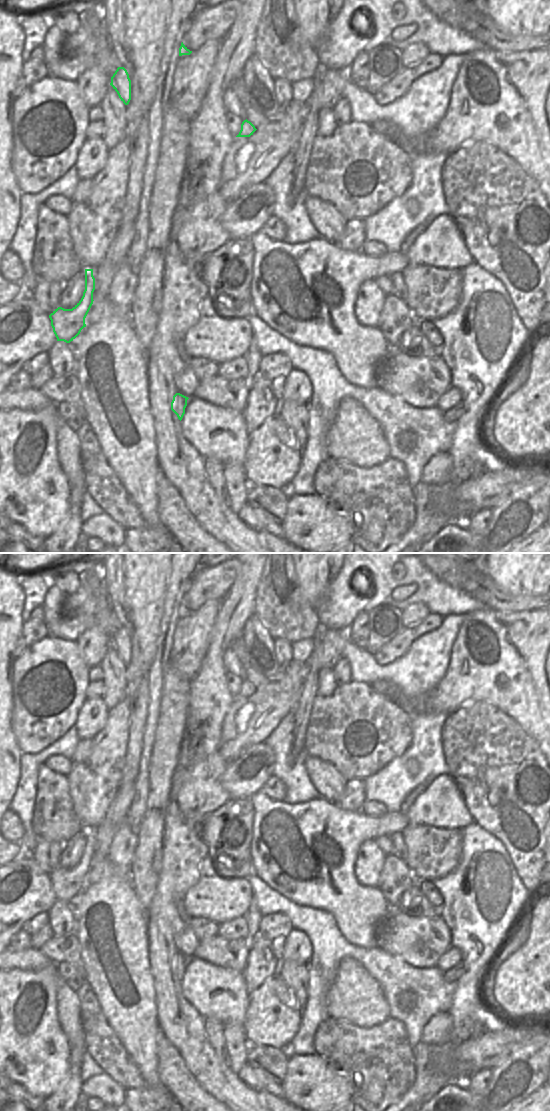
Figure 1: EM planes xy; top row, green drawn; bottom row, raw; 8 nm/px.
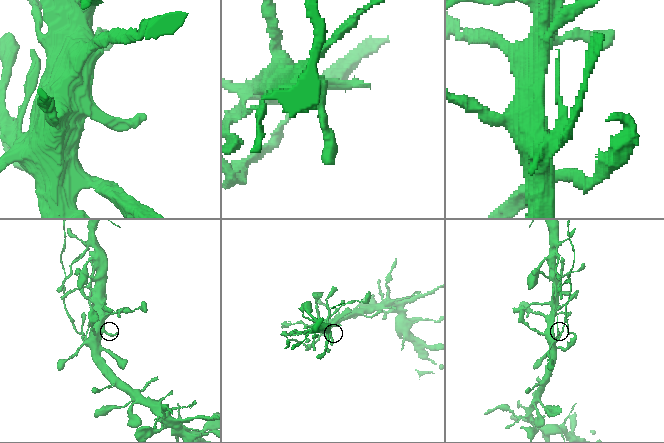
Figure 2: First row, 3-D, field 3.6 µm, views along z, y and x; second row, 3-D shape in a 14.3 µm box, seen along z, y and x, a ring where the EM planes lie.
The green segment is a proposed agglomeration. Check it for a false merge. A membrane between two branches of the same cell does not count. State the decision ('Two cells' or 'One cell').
Two cells.

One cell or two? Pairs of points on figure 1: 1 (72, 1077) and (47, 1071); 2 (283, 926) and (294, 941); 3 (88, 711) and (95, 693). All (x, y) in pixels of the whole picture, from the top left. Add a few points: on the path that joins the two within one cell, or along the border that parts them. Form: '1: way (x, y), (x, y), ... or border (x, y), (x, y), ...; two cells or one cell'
1: border (70, 1053), (69, 1071), (65, 1082), (51, 1094); two cells
2: border (292, 928), (278, 942); two cells
3: border (101, 697), (87, 699); two cells

